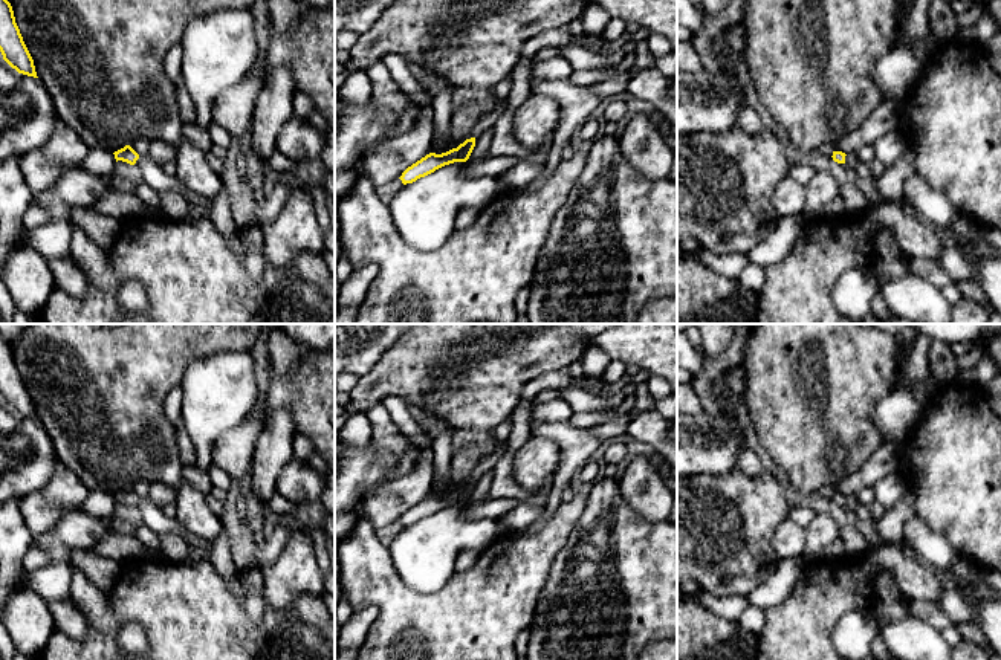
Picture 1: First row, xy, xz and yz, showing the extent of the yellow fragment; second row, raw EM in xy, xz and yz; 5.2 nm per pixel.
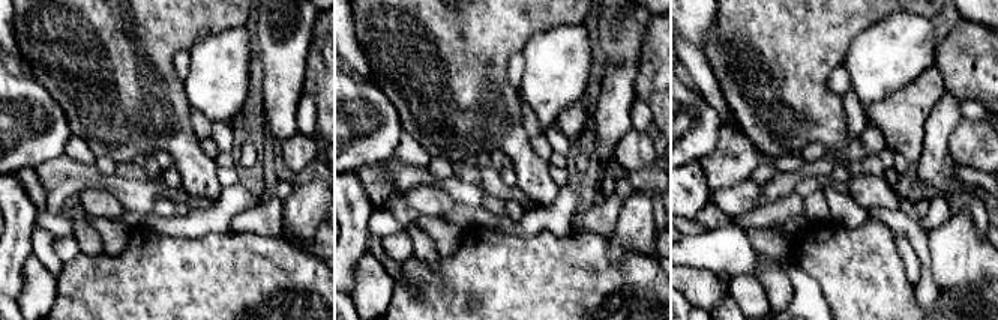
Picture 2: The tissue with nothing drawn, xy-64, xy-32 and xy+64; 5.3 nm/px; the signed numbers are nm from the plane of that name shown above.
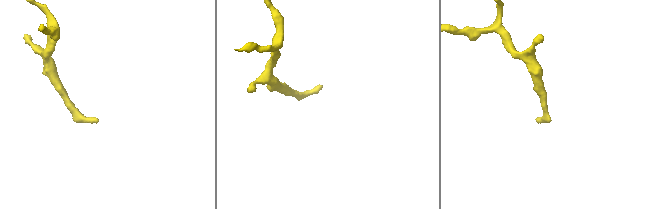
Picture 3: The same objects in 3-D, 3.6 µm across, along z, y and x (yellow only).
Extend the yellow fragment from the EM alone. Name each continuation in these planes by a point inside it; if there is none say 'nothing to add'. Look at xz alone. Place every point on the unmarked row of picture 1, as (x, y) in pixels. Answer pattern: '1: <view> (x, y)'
nothing to add

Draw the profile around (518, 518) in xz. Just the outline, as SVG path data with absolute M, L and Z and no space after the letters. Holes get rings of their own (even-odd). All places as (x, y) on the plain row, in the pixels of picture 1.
M526 503L518 504L517 507L507 510L497 518L500 527L498 536L524 530L530 524L533 524L541 515L543 507L539 506L529 506Z

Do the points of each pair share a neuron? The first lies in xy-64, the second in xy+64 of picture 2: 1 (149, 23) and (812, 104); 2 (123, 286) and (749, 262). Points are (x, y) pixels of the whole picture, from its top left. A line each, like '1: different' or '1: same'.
1: same
2: different

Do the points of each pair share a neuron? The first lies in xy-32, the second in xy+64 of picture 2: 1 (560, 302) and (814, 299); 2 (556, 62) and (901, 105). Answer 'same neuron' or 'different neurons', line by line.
1: different neurons
2: different neurons

